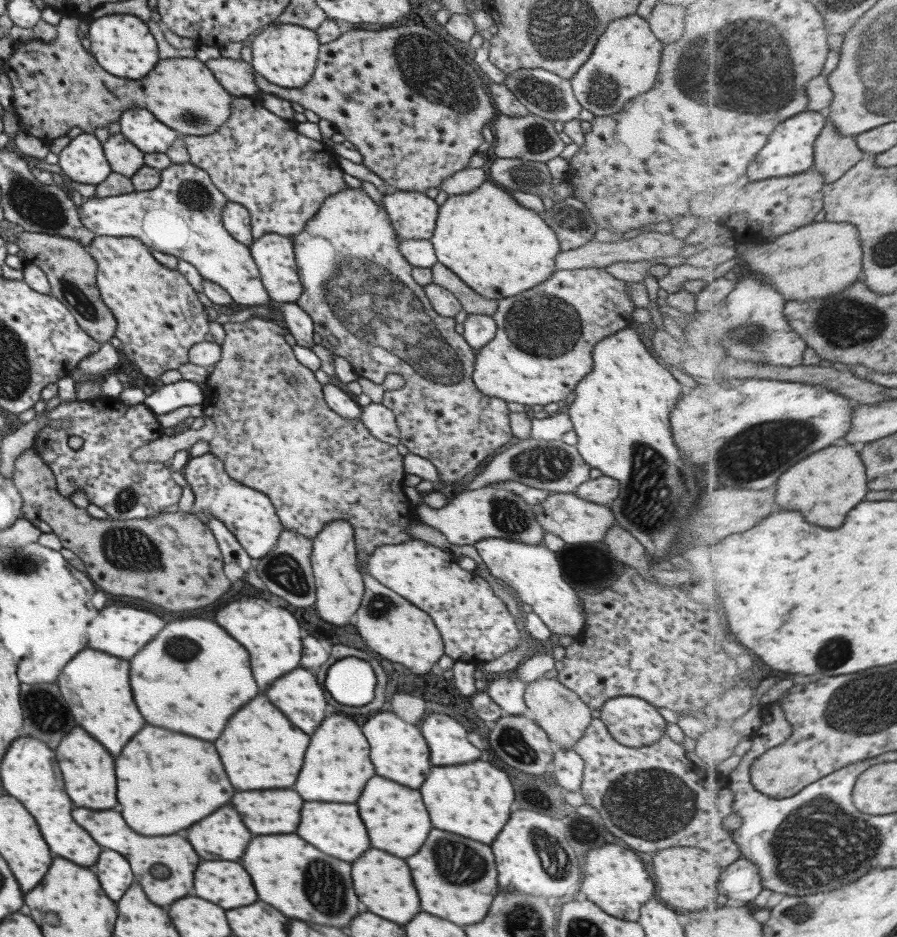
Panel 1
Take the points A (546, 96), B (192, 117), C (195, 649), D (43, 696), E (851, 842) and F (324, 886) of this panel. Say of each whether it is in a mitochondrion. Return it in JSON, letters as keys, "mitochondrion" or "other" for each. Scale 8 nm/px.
{"A":"mitochondrion","B":"mitochondrion","C":"mitochondrion","D":"mitochondrion","E":"mitochondrion","F":"mitochondrion"}

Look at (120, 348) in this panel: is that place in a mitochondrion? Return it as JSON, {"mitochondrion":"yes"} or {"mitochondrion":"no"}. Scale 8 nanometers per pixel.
{"mitochondrion":"no"}

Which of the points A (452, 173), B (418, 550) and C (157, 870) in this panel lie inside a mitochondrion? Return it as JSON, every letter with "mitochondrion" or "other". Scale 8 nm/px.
{"A":"other","B":"other","C":"mitochondrion"}

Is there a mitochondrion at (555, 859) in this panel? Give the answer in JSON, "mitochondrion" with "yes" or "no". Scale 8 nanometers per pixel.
{"mitochondrion":"yes"}

